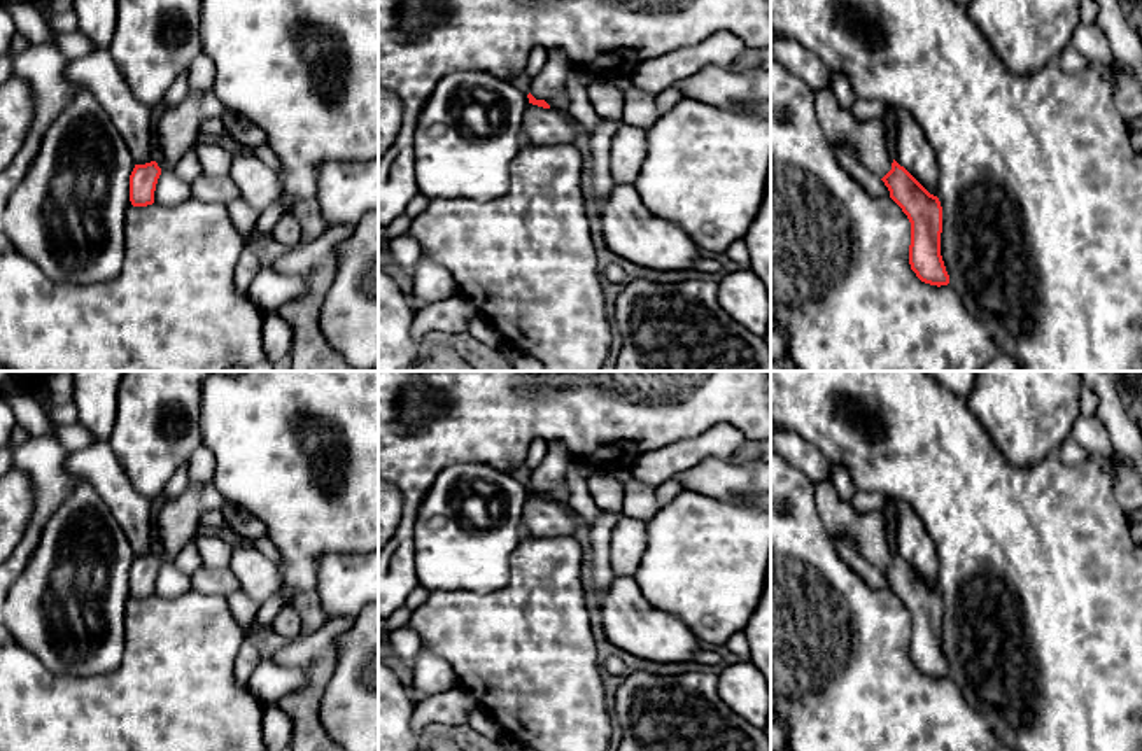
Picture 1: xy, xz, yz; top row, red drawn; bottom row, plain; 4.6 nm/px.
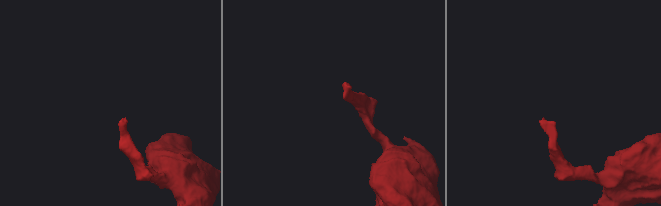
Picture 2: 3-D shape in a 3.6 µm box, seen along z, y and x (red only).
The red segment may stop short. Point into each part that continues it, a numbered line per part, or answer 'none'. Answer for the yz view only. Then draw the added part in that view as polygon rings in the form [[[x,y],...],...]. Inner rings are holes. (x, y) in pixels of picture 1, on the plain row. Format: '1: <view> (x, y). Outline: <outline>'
1: yz (873, 533). Outline: [[[830,481],[813,485],[814,502],[828,536],[848,534],[860,555],[883,571],[893,555],[893,520],[886,509],[856,513],[844,502]]]

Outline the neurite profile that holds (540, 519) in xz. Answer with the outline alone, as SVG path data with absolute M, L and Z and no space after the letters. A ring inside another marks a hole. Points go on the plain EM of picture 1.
M529 495L520 523L522 532L532 537L573 537L582 522L567 502Z

